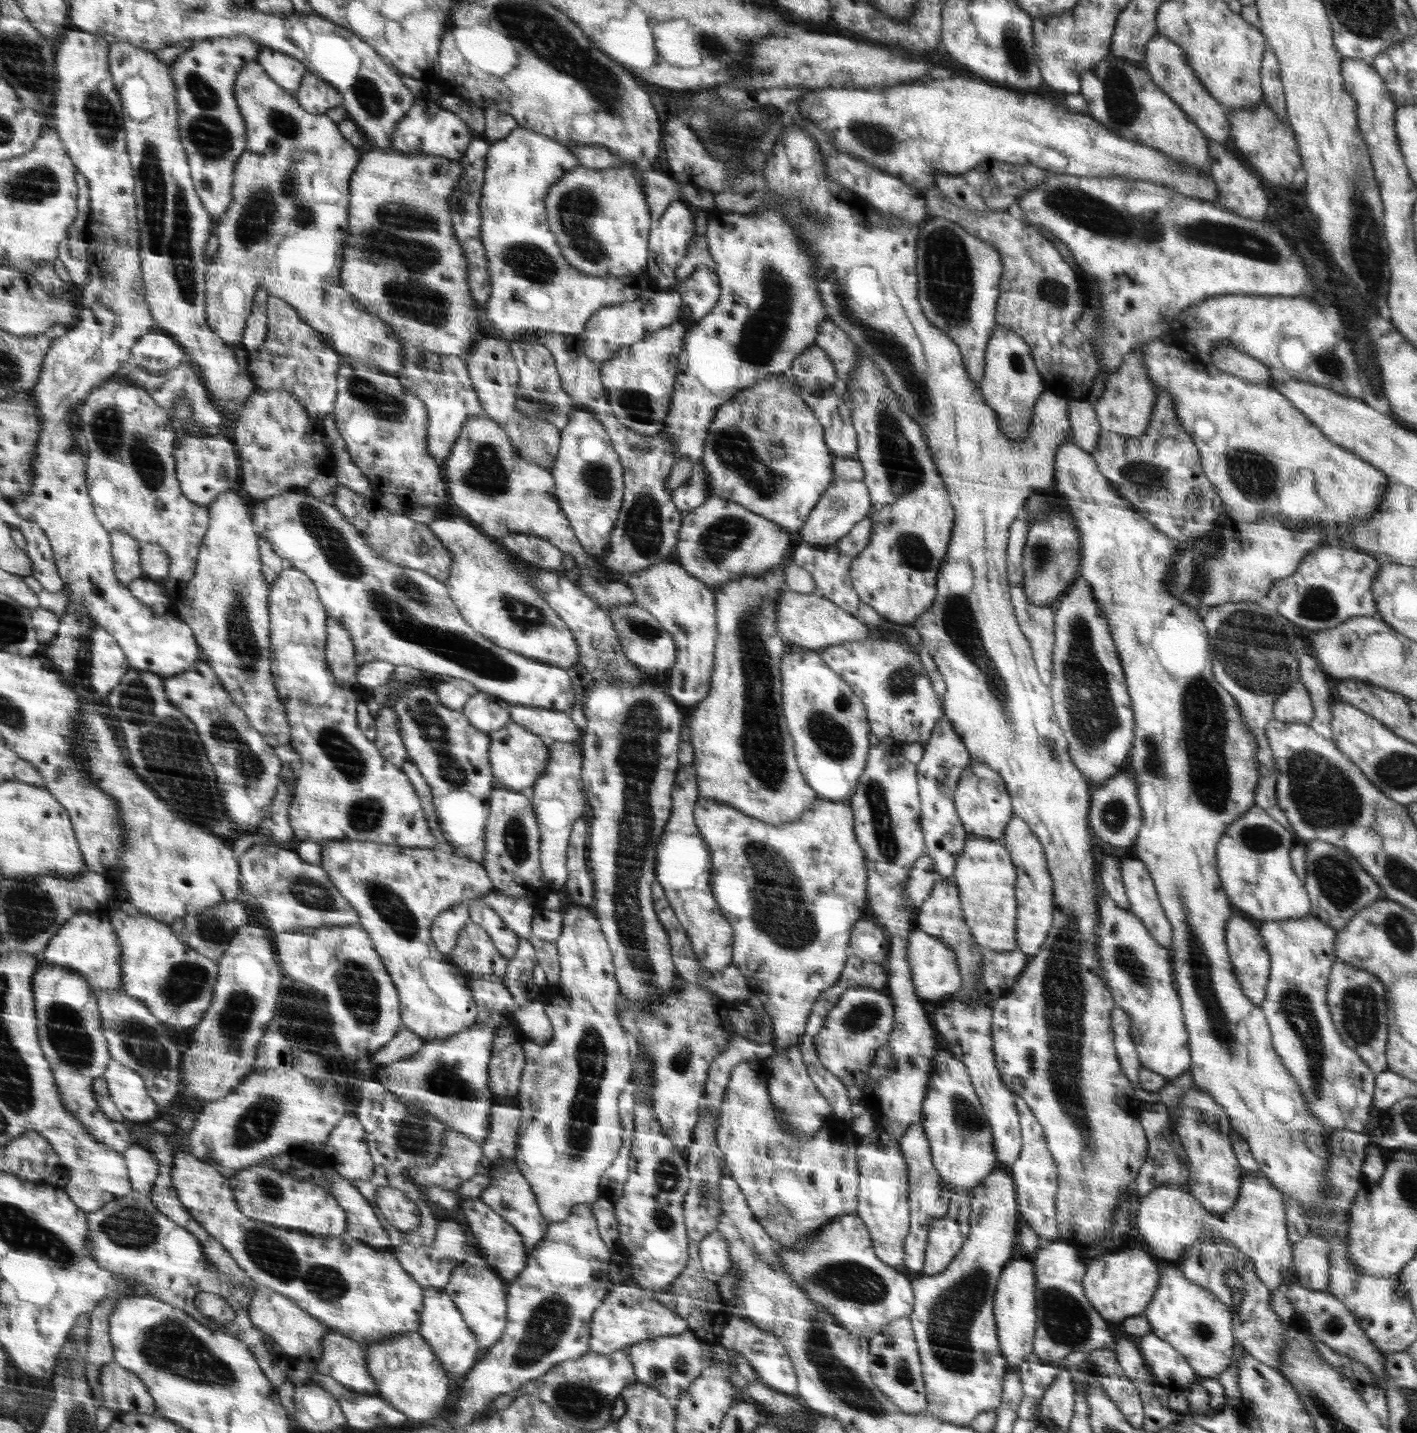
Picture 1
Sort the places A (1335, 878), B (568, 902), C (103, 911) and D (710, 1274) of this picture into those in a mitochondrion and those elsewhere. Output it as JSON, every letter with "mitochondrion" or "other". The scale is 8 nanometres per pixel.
{"A":"mitochondrion","B":"other","C":"other","D":"other"}

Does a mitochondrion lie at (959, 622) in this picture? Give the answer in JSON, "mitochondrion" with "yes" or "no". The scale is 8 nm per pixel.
{"mitochondrion":"yes"}

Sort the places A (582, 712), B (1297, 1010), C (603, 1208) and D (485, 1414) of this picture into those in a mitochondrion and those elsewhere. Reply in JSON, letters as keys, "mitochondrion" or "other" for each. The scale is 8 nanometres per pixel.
{"A":"other","B":"mitochondrion","C":"other","D":"other"}

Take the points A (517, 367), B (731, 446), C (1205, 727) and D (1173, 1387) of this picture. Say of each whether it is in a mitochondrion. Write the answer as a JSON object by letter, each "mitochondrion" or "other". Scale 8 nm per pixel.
{"A":"other","B":"mitochondrion","C":"mitochondrion","D":"other"}

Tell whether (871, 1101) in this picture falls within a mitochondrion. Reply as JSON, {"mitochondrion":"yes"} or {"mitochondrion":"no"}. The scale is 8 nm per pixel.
{"mitochondrion":"no"}

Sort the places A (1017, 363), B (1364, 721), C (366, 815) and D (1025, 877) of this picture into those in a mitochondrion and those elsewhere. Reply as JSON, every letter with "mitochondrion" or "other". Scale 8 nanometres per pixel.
{"A":"other","B":"other","C":"mitochondrion","D":"other"}

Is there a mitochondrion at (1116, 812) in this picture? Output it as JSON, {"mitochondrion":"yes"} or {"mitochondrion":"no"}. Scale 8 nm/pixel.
{"mitochondrion":"yes"}

